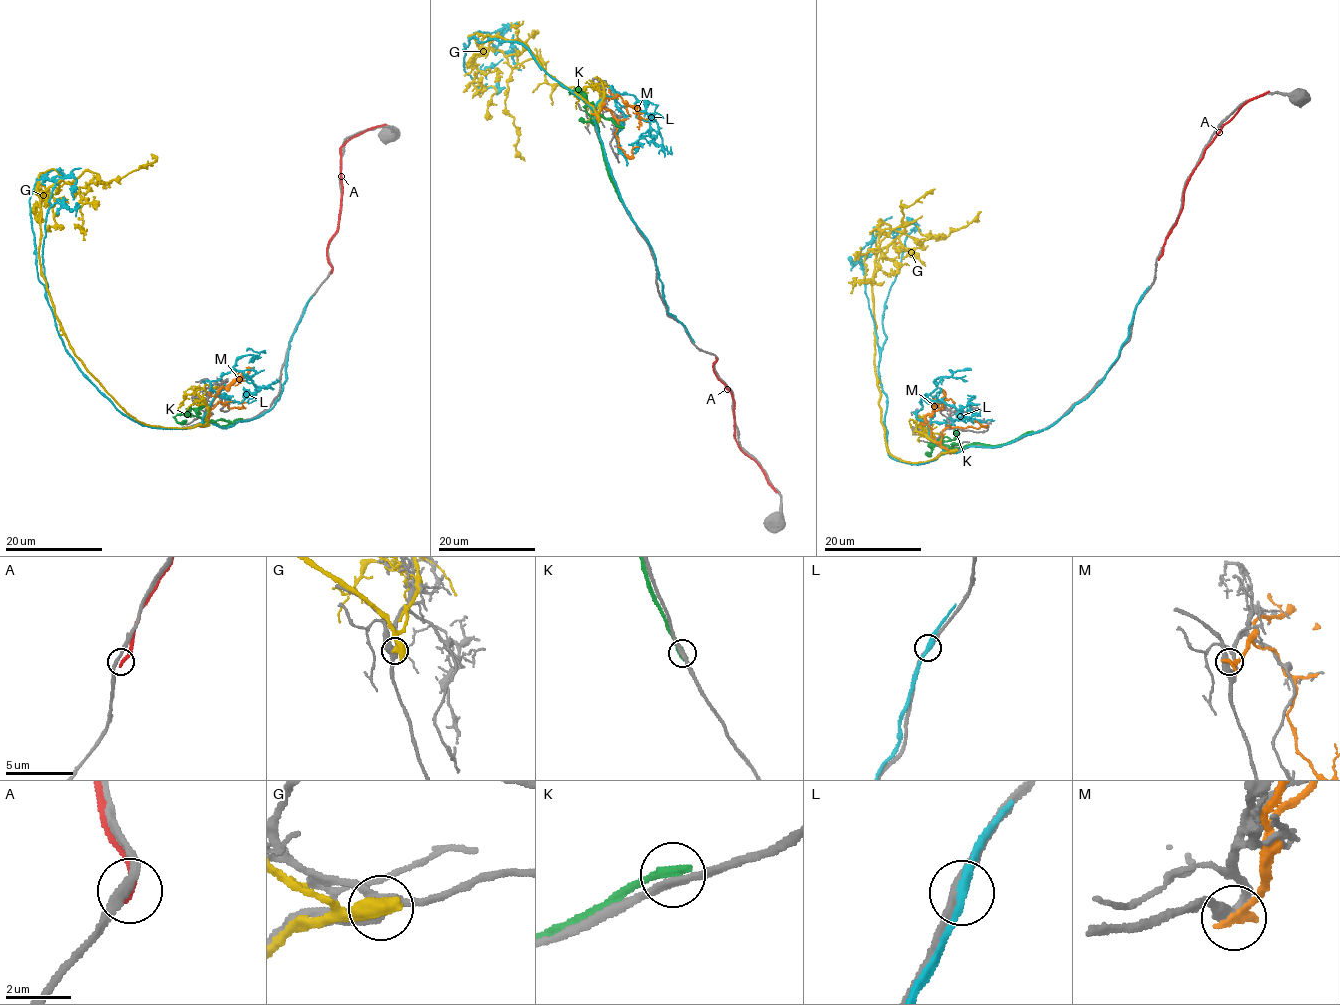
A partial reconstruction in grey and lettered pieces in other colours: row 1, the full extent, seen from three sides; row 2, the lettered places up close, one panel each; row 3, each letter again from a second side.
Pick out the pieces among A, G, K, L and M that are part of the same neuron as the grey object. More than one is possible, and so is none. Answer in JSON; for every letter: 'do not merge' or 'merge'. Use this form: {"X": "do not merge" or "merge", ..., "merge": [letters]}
{"A": "do not merge", "G": "do not merge", "K": "do not merge", "L": "do not merge", "M": "do not merge", "merge": []}

